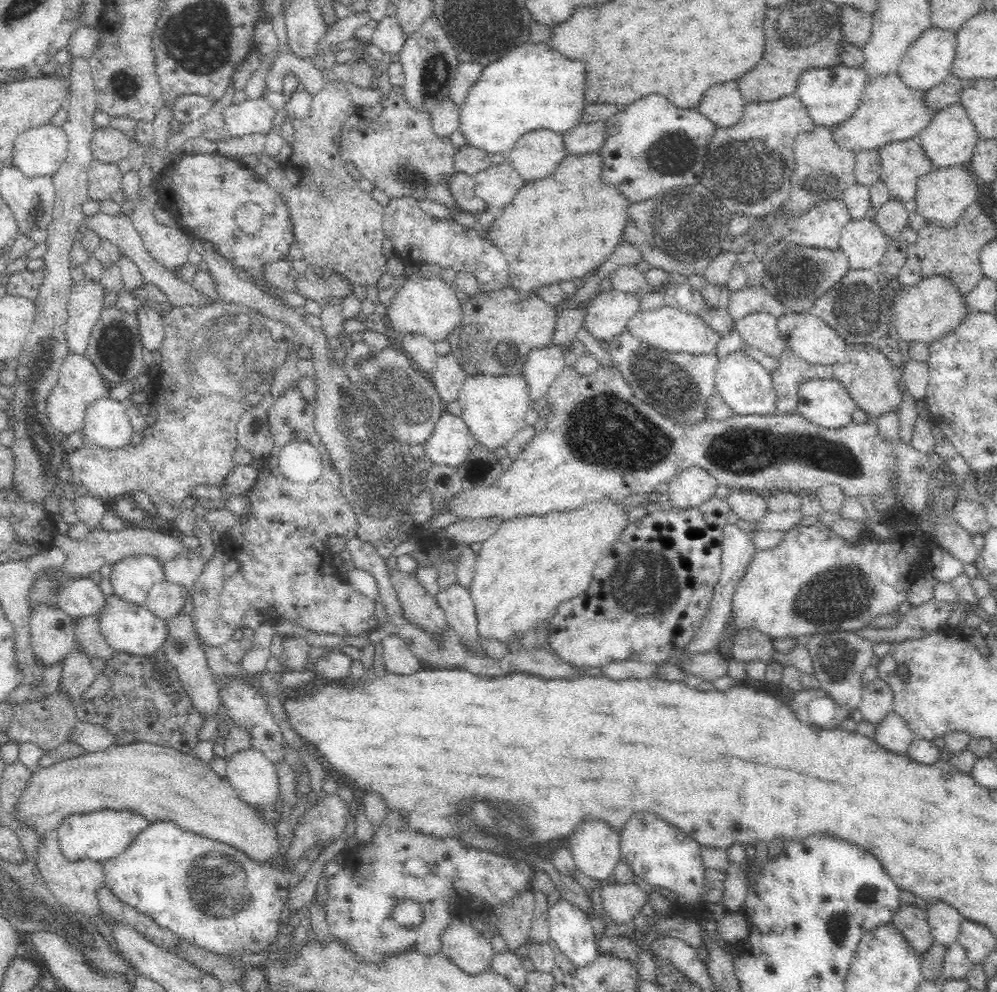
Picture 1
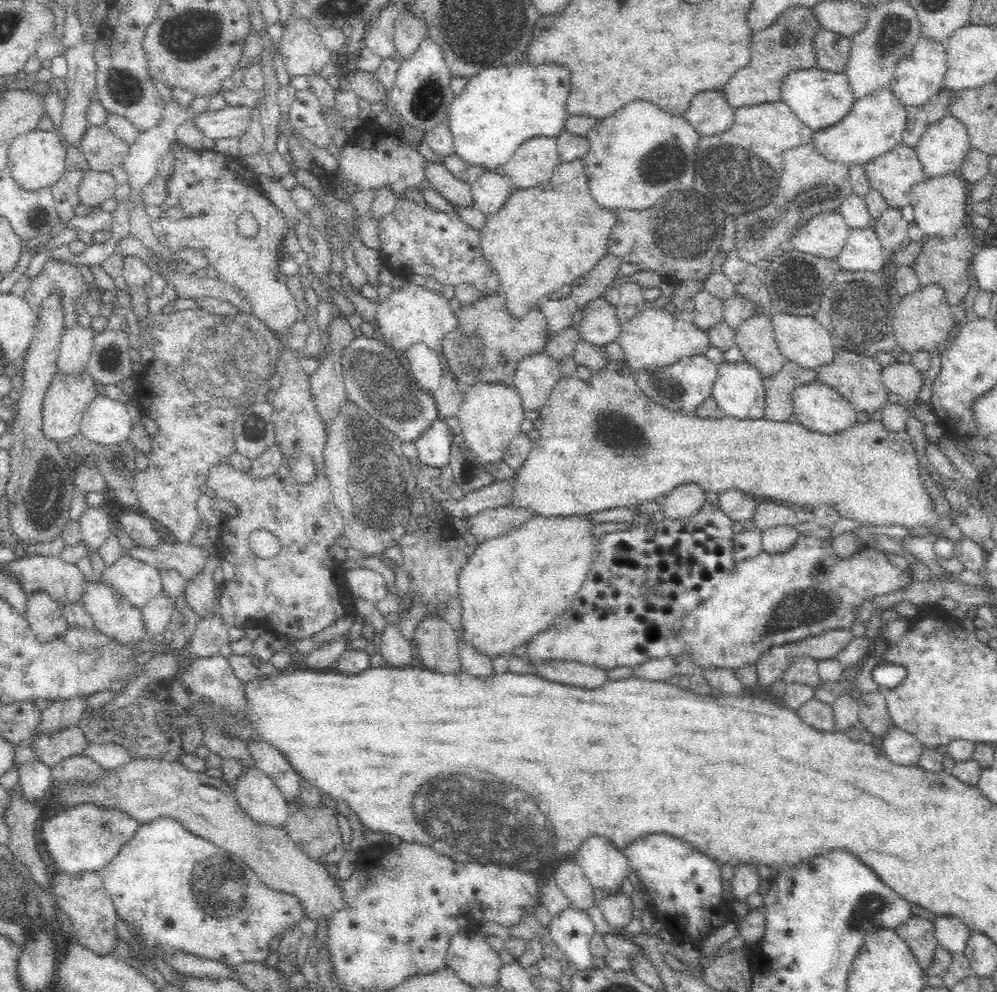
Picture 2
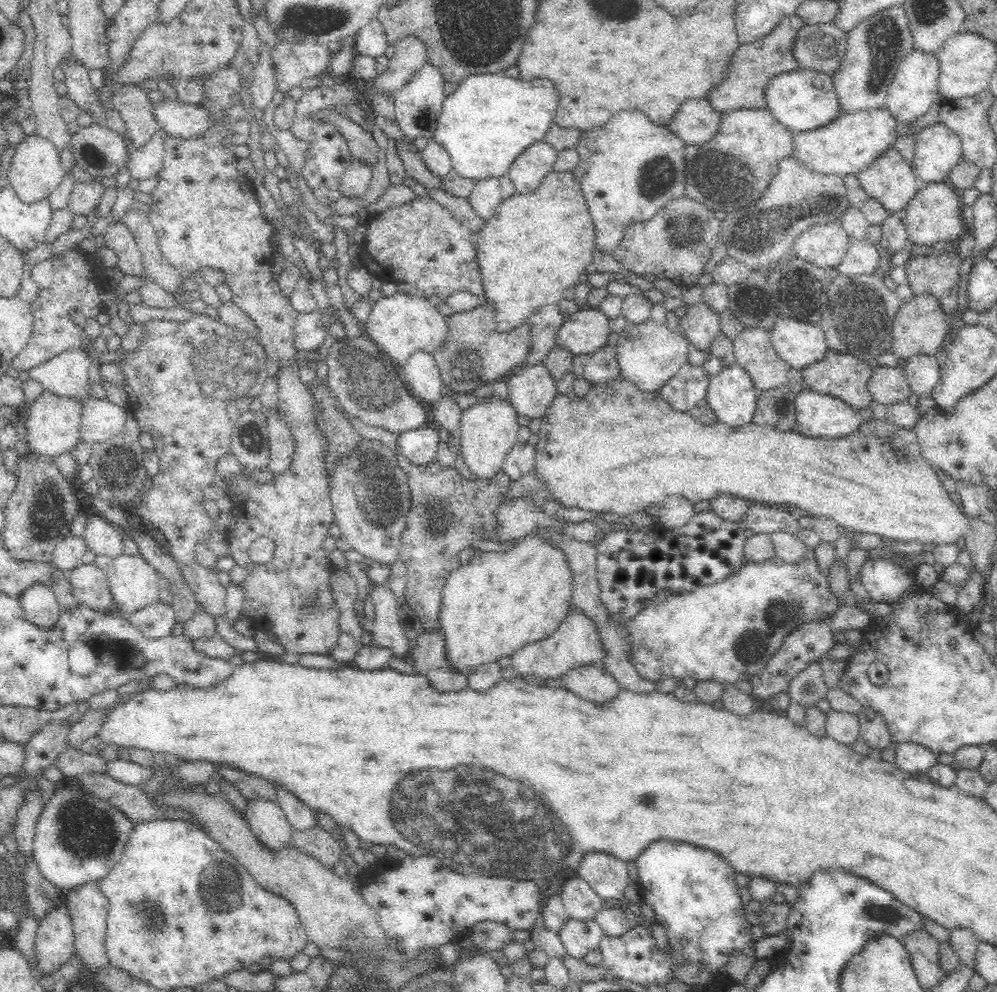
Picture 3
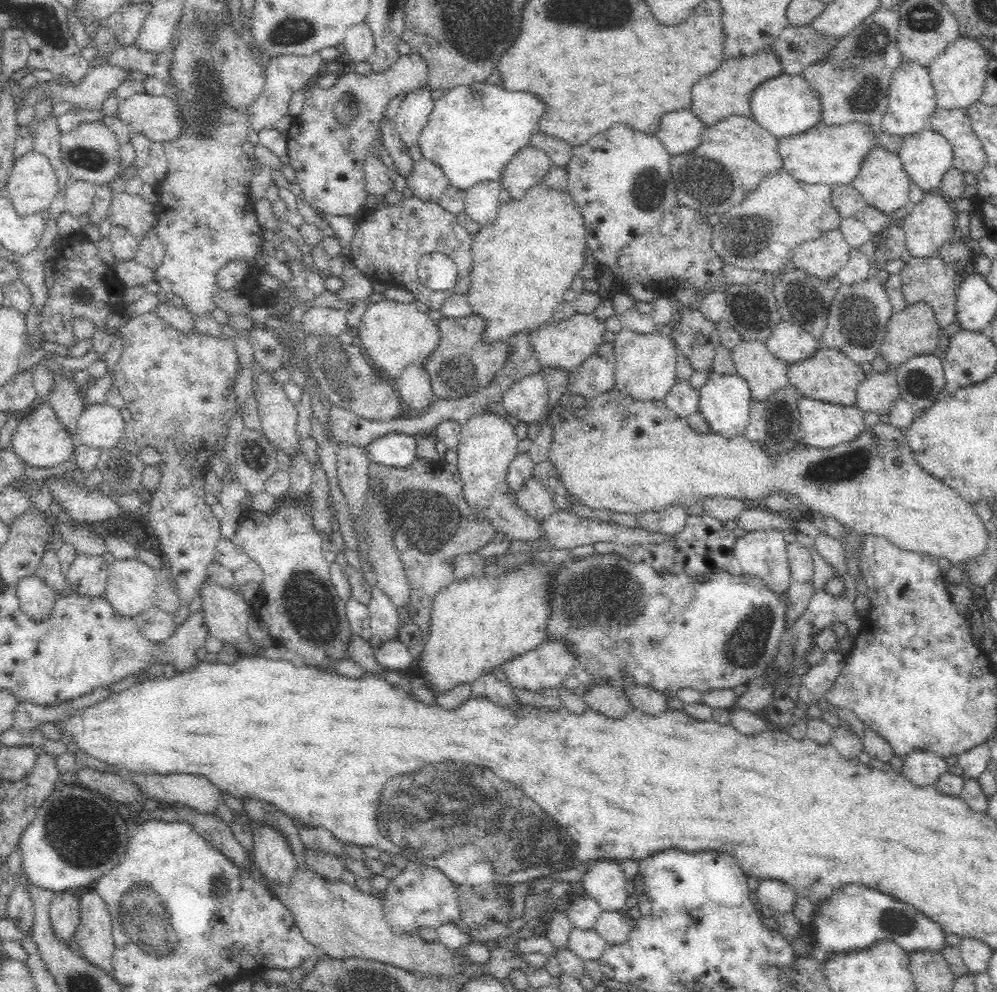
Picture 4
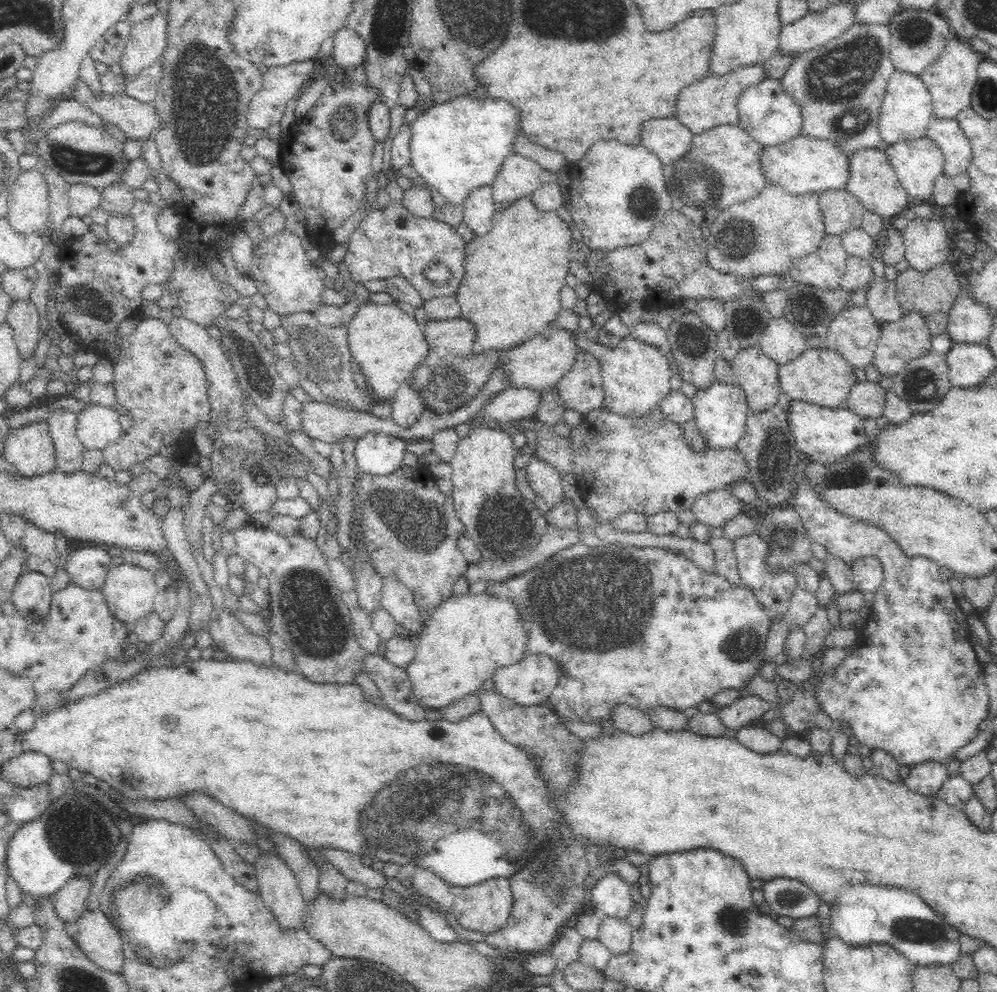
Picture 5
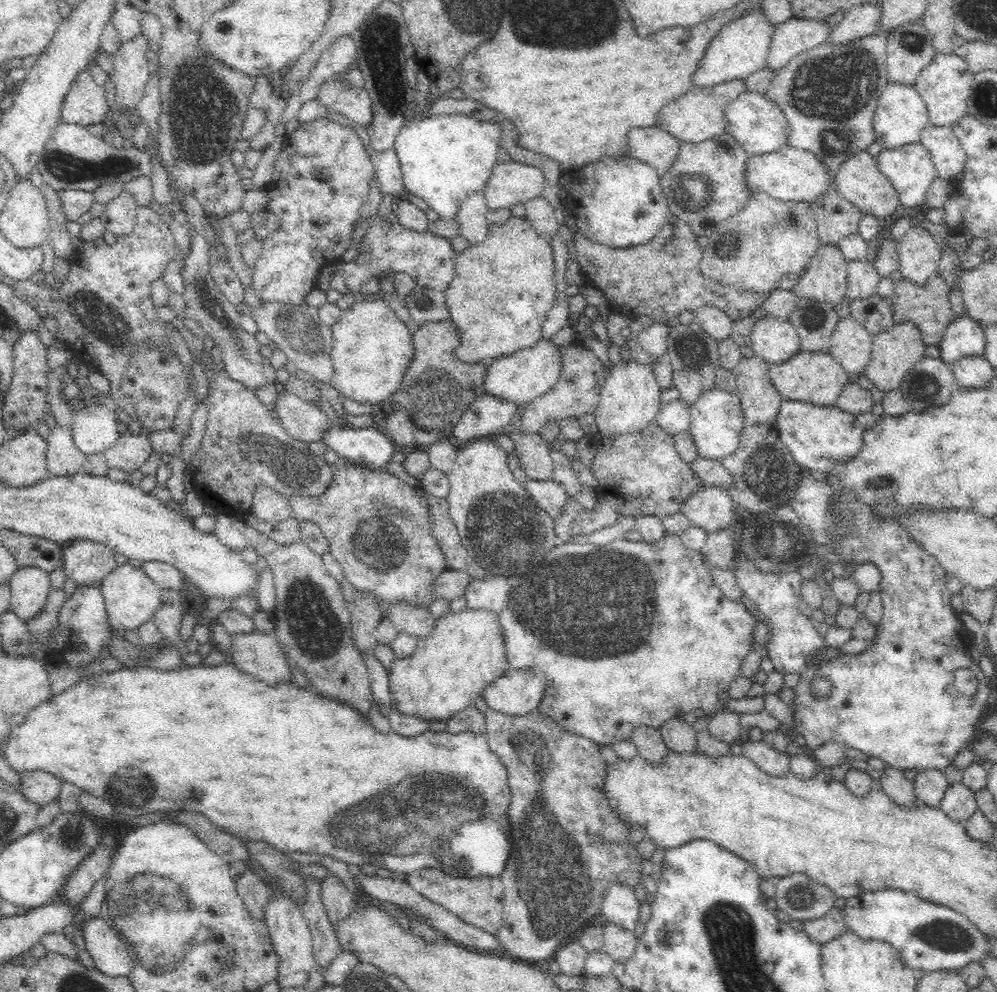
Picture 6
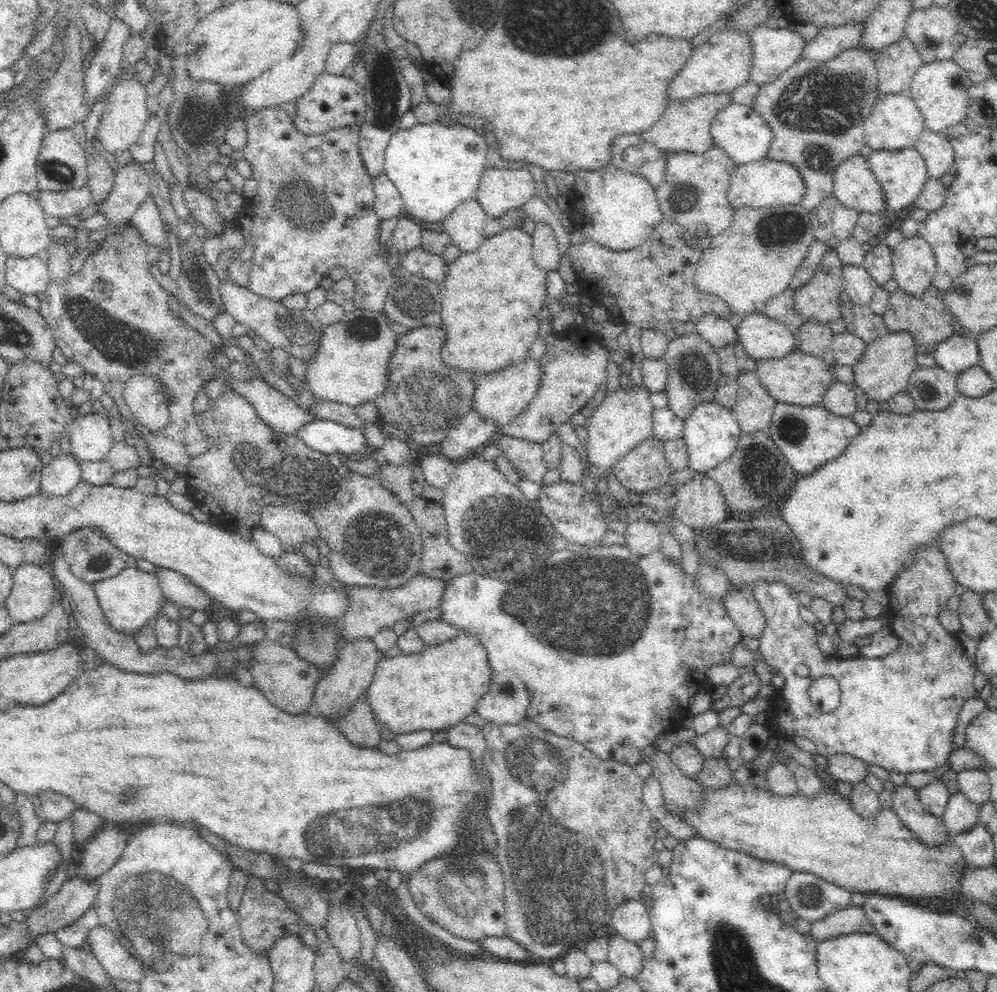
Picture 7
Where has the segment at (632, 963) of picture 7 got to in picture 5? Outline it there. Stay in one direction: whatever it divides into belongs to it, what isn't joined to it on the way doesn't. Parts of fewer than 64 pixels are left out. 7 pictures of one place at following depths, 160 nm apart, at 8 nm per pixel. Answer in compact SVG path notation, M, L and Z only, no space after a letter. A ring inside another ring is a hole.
M603 916L597 934L597 940L604 944L611 954L628 951L633 938L632 926L625 918Z

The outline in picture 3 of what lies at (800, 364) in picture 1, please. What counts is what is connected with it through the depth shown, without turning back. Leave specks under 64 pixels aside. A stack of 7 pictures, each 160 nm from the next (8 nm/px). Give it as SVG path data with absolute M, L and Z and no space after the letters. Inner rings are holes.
M789 368L788 378L784 384L761 391L757 400L757 409L753 422L760 422L772 426L778 426L782 430L788 430L796 427L794 399L800 390L807 388L807 382L803 377L803 371L796 368Z

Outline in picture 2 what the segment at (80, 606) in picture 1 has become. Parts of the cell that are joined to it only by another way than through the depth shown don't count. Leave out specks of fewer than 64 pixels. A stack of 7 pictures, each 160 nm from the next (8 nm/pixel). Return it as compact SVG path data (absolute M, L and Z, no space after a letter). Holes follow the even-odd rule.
M31 554L9 566L19 574L29 595L44 592L61 606L83 604L88 581L78 565L64 563L52 555Z

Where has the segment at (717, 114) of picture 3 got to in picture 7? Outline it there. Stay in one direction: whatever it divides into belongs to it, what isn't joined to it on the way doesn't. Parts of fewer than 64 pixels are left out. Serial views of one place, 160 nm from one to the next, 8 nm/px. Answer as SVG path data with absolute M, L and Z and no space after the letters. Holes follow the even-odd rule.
M630 132L620 135L620 138L615 138L616 142L612 143L612 160L611 164L614 166L622 164L623 169L628 171L635 171L638 174L643 174L648 178L654 187L658 187L664 182L667 169L667 154L668 150L660 148L655 142L646 140L641 134L634 134ZM629 146L636 146L638 150L644 154L644 162L637 167L629 167L624 160L624 150Z

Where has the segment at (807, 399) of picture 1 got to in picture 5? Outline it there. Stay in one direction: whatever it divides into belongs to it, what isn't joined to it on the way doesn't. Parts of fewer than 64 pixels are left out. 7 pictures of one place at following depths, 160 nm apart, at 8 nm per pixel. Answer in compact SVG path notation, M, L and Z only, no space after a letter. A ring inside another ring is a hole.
M793 400L791 402L791 427L799 450L805 458L815 458L820 462L834 462L836 458L848 454L856 446L862 446L866 439L865 418L845 406L818 406L813 402Z

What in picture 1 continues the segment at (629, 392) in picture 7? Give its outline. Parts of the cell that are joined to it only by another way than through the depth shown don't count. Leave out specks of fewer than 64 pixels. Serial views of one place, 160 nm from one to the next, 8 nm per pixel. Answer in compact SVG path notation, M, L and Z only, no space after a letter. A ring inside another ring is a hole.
M663 304L654 310L644 310L635 314L628 322L628 328L640 335L651 346L662 346L664 350L686 350L692 354L708 354L718 350L718 342L724 334L716 331L695 311L678 310Z

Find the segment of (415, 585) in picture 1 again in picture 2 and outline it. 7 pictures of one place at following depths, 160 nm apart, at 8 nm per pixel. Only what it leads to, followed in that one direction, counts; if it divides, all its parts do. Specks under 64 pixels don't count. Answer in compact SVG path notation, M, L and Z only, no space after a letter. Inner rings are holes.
M436 614L425 615L418 620L413 638L416 639L416 652L426 669L439 671L442 674L461 672L461 659L457 649L457 638L452 625Z

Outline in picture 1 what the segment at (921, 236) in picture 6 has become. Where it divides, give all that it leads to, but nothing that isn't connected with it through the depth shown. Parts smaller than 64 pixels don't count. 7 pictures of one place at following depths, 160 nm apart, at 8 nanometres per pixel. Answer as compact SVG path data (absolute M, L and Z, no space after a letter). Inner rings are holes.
M968 164L933 167L926 174L920 175L914 199L917 204L916 212L927 220L942 223L944 227L955 226L966 208L979 198L980 190L981 182Z

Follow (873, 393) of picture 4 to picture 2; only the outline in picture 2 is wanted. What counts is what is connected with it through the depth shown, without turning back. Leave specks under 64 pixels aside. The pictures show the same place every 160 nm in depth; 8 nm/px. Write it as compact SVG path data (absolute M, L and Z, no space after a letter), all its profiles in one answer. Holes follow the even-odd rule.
M896 362L884 367L883 379L895 399L902 403L917 403L918 394L925 385L925 373L911 362Z

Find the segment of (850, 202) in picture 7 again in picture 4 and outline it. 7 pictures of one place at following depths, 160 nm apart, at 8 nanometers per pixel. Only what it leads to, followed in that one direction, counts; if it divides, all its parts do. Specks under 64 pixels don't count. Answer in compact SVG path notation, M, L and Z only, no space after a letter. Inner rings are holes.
M880 146L871 150L852 184L864 196L867 205L878 208L887 216L901 207L909 206L910 180L898 152L890 152Z

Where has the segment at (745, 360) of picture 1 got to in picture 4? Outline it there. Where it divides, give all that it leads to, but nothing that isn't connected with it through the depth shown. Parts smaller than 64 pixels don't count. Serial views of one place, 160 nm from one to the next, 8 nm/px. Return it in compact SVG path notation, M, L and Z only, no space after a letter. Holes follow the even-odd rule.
M711 371L706 383L699 388L699 409L710 423L712 431L730 438L745 432L750 420L751 390L747 380L737 372L732 374Z

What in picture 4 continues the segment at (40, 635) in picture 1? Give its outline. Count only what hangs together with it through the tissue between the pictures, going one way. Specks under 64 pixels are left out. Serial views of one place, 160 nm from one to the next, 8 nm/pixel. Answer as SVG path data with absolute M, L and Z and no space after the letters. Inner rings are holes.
M35 574L24 577L16 583L13 590L19 598L19 605L24 614L36 622L50 618L57 601L54 590Z

